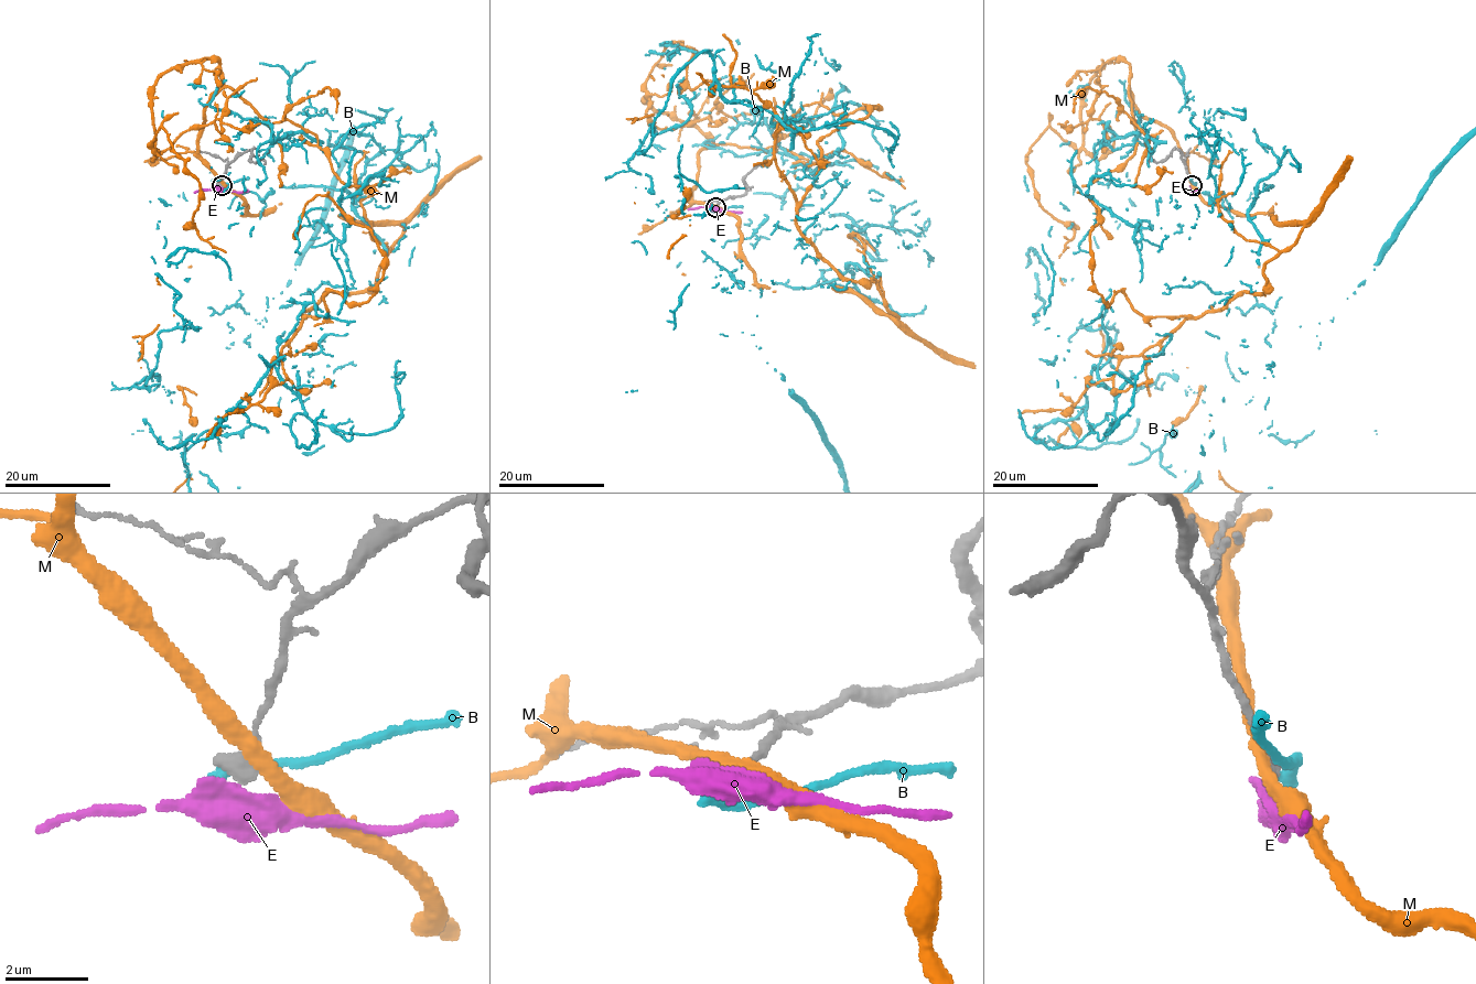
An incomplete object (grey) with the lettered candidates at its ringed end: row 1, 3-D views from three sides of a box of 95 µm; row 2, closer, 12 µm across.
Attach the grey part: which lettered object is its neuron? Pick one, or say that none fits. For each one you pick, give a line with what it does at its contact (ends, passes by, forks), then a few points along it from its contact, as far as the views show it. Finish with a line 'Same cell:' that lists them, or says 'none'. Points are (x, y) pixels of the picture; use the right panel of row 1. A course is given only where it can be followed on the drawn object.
Same cell: none

